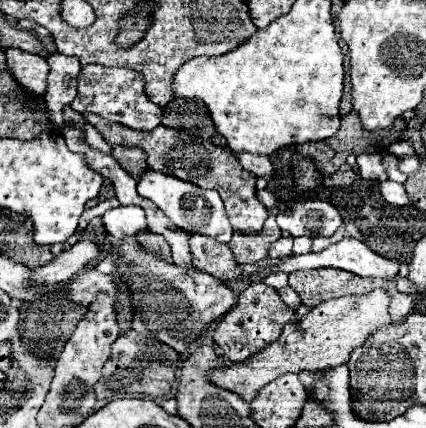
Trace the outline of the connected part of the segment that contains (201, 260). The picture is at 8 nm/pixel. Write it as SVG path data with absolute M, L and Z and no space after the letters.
M192 235L190 251L194 255L196 269L210 273L222 281L236 279L240 275L240 267L232 257L228 245L218 243L216 239L208 239L206 235Z

